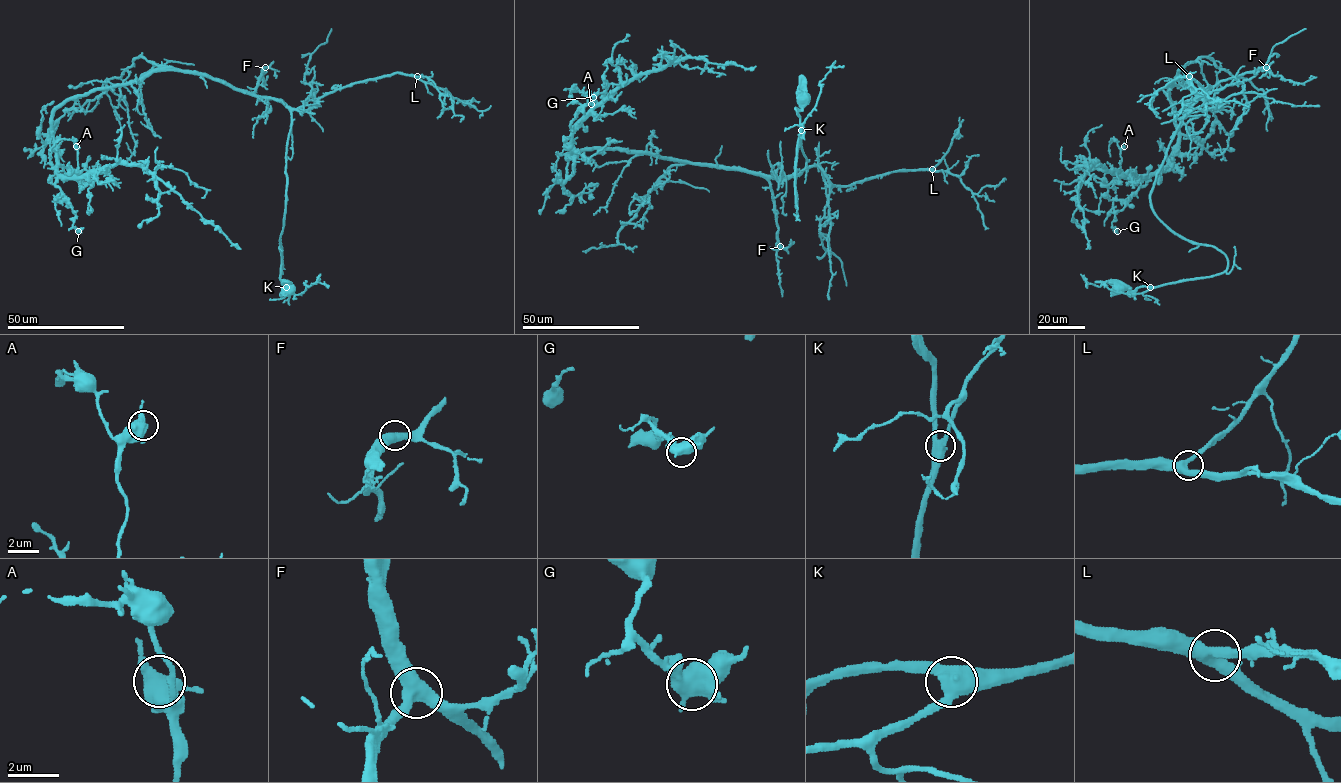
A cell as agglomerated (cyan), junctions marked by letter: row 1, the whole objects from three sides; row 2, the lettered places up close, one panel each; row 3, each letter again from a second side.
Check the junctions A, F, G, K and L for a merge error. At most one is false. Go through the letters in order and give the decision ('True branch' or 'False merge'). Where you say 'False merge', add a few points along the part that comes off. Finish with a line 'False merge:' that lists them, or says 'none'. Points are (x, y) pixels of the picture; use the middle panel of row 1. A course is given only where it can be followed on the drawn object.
A: True branch
F: True branch
G: True branch
K: True branch
L: True branch
False merge: none

